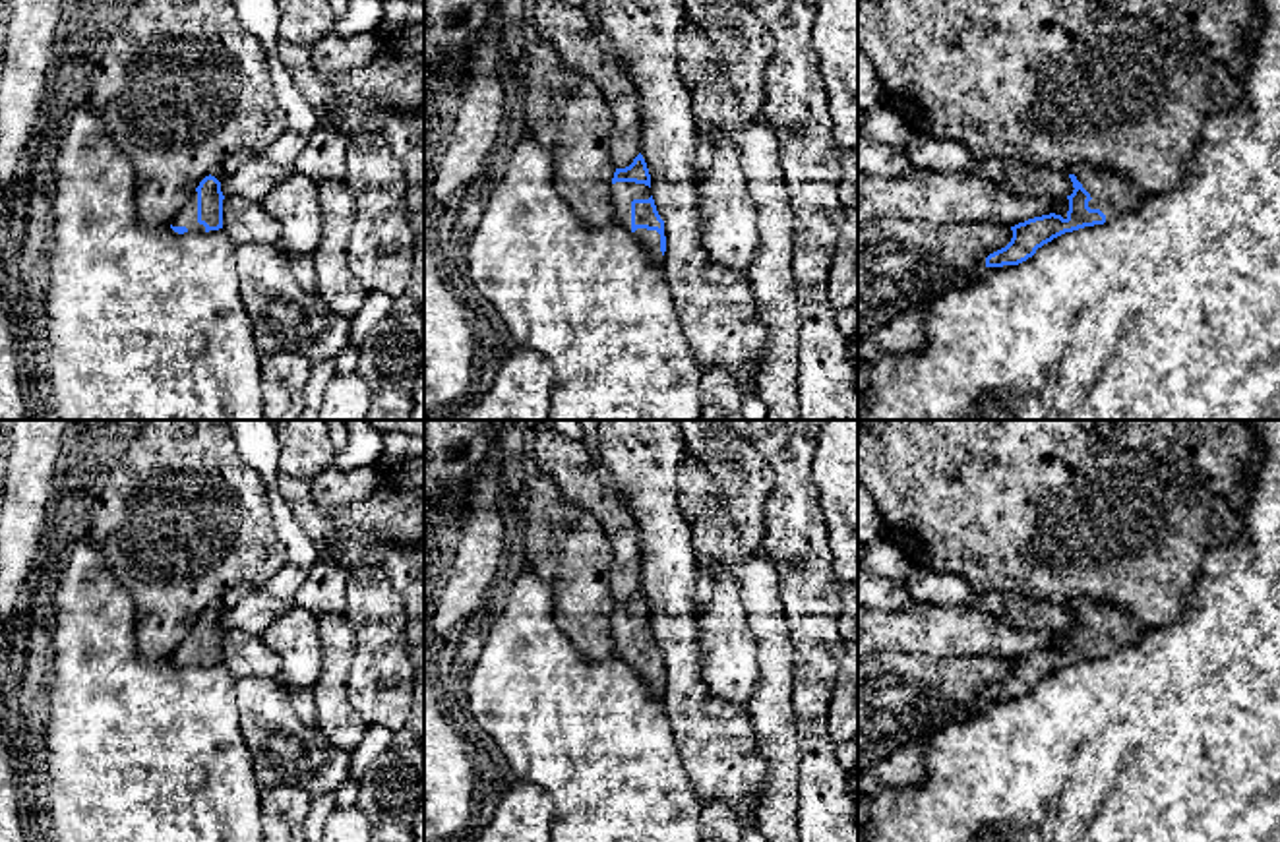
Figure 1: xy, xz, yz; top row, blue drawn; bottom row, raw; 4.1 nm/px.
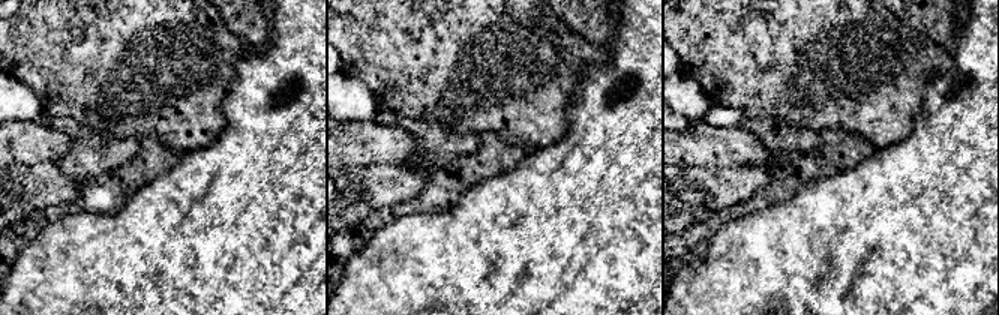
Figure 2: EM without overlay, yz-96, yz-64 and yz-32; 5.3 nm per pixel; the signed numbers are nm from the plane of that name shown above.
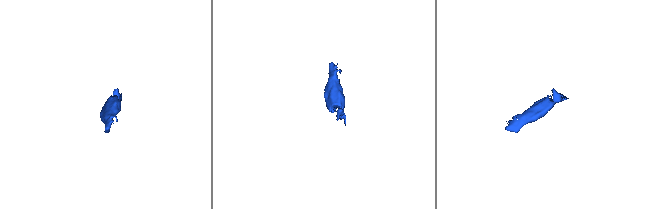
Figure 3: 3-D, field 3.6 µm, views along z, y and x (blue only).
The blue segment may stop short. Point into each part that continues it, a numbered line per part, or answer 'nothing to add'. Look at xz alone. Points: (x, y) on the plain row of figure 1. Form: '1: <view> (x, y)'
1: xz (622, 628)

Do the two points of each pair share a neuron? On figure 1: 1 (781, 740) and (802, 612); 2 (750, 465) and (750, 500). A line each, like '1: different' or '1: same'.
1: different
2: same

